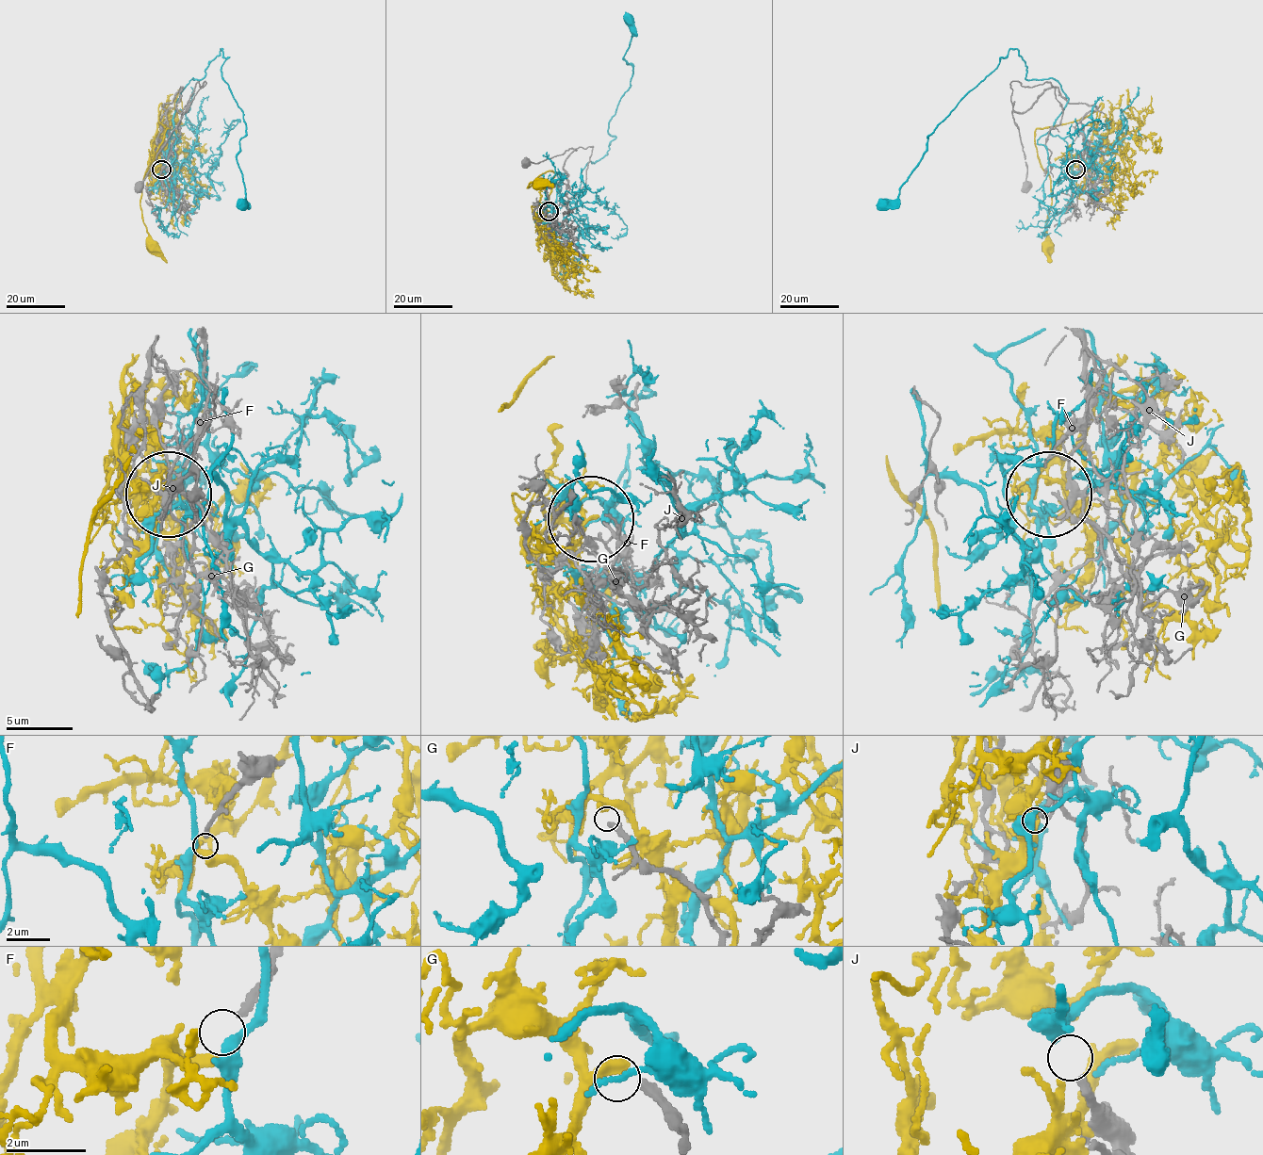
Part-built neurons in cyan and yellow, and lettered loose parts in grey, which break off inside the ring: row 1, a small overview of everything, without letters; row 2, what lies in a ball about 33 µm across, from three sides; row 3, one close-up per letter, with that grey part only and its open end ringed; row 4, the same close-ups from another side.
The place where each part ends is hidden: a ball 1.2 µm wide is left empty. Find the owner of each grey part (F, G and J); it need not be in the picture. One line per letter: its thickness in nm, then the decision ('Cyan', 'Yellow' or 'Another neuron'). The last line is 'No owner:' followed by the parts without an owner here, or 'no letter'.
F: Thickness 160 nm. Another neuron
G: Thickness 260 nm. Yellow
J: Thickness 240 nm. Another neuron
No owner: F, J

